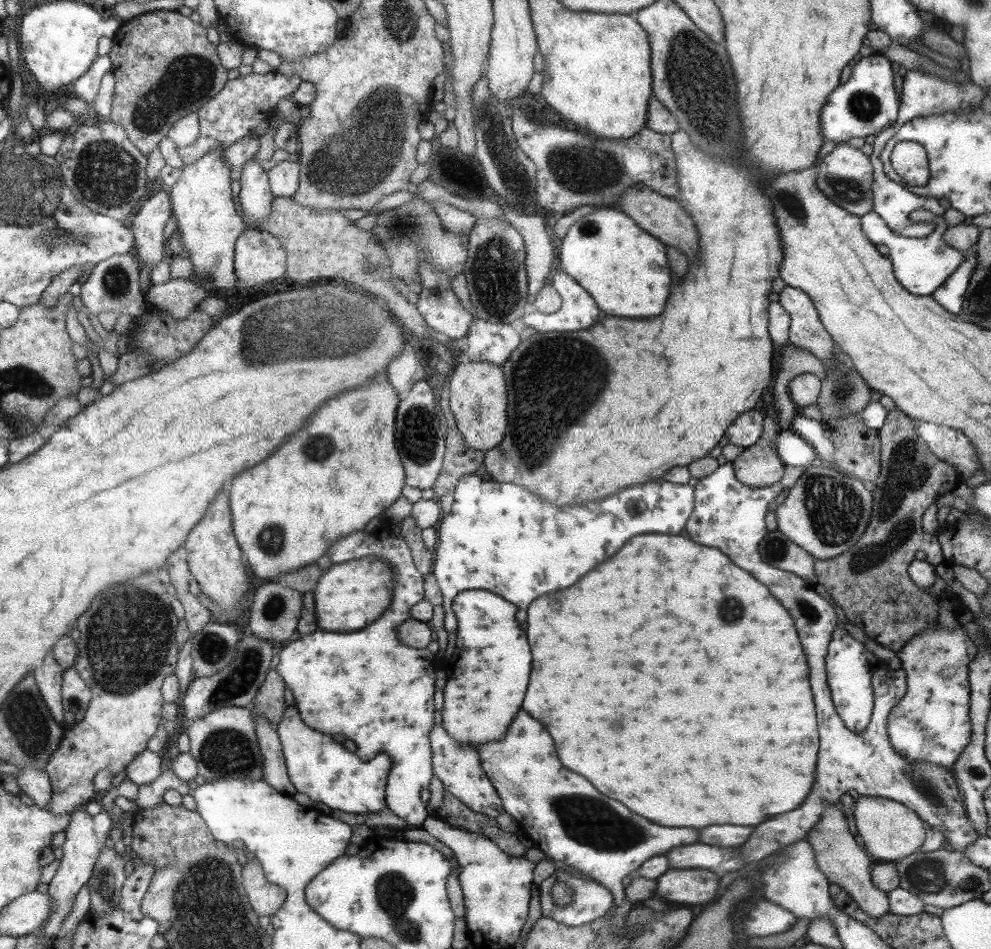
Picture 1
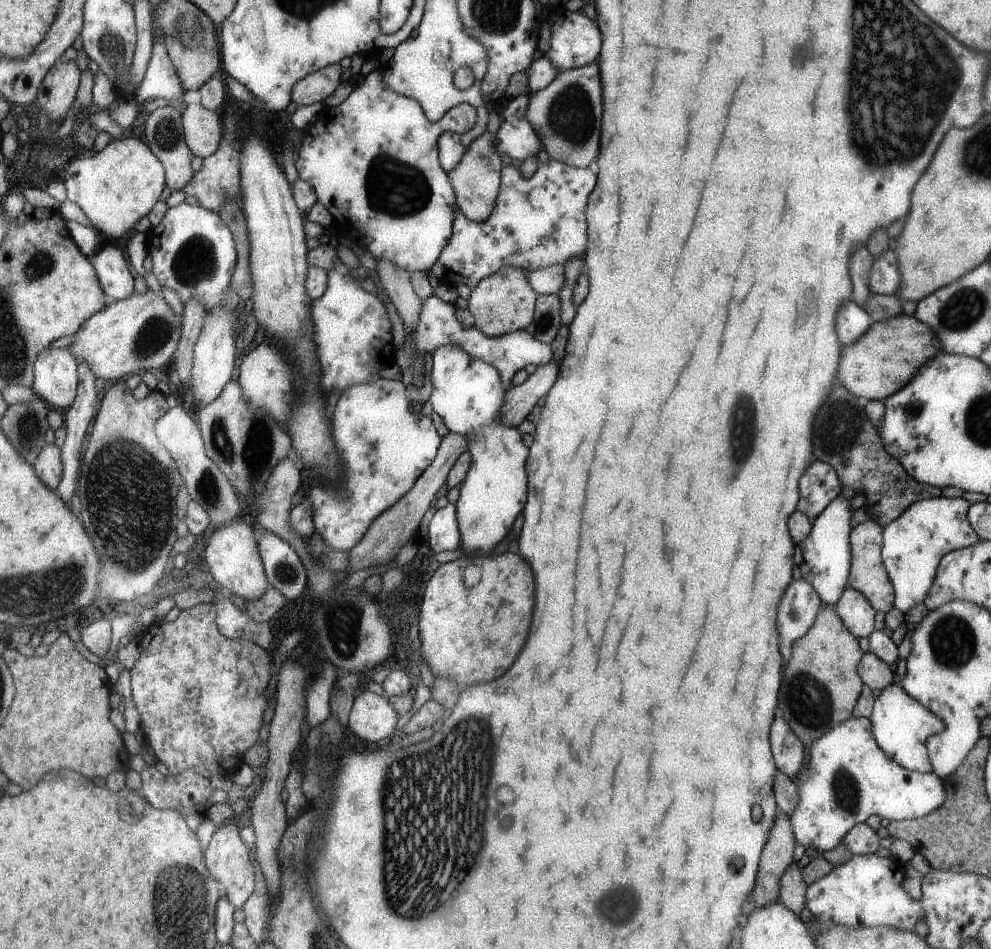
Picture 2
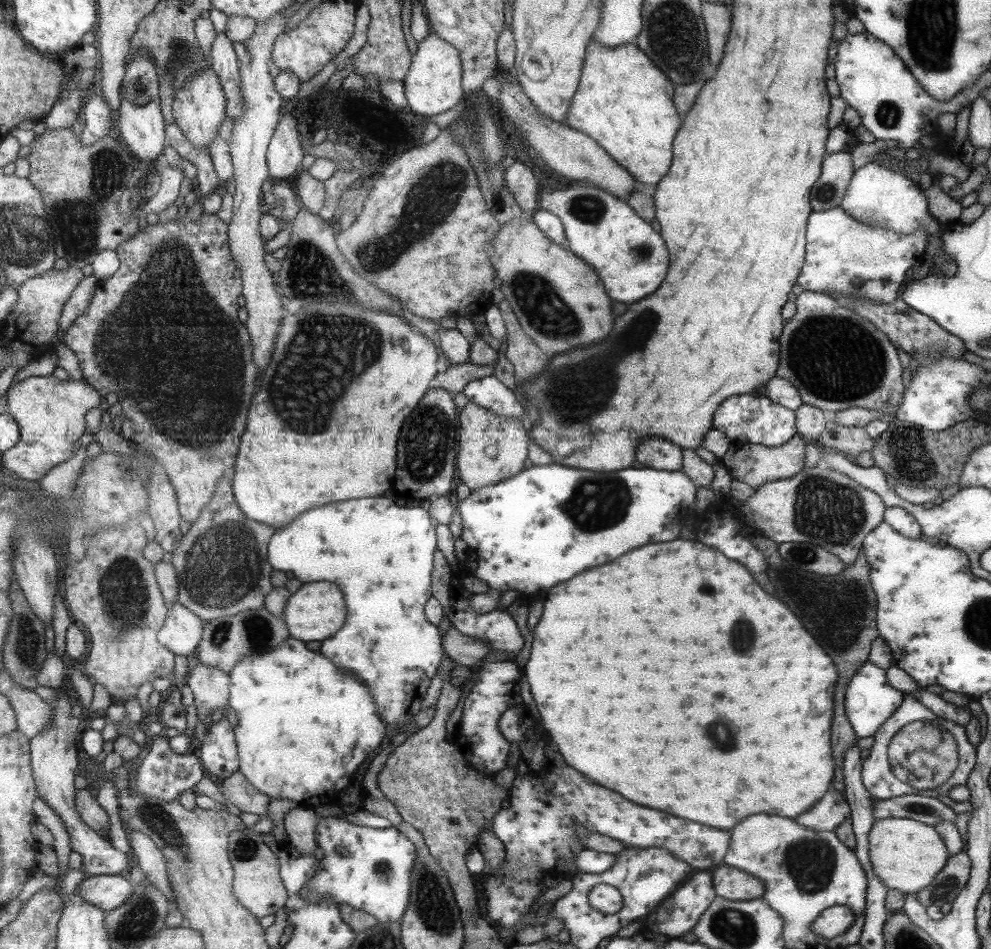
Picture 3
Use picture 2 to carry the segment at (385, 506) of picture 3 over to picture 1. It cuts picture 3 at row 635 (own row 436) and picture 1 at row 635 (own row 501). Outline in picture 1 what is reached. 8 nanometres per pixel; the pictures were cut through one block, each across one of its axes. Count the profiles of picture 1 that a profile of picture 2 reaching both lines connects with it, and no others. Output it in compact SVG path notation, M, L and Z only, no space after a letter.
M375 516L361 530L349 533L333 541L327 548L327 556L333 564L347 562L357 558L371 556L385 562L393 570L395 588L391 593L391 604L387 610L373 623L365 628L350 633L329 632L315 629L311 634L298 639L276 650L274 666L285 686L294 698L298 715L308 728L318 730L327 735L336 735L341 739L355 742L355 755L363 761L372 761L375 755L385 754L391 766L387 774L385 800L386 808L391 809L395 816L402 818L411 828L422 828L429 818L426 805L419 799L421 788L428 788L433 778L431 764L431 747L429 732L433 726L435 705L435 654L425 648L411 648L397 639L397 628L403 620L410 618L410 609L421 602L423 597L423 578L415 569L407 543L393 535L387 535L387 542L381 538L381 532L387 522L382 516Z

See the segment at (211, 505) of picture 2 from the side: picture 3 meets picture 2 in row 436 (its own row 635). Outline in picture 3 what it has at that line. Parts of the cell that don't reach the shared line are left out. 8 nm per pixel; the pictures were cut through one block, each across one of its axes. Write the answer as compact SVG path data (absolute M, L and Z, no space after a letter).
M176 602L169 607L166 622L158 632L157 639L175 655L193 660L202 630L201 619Z

